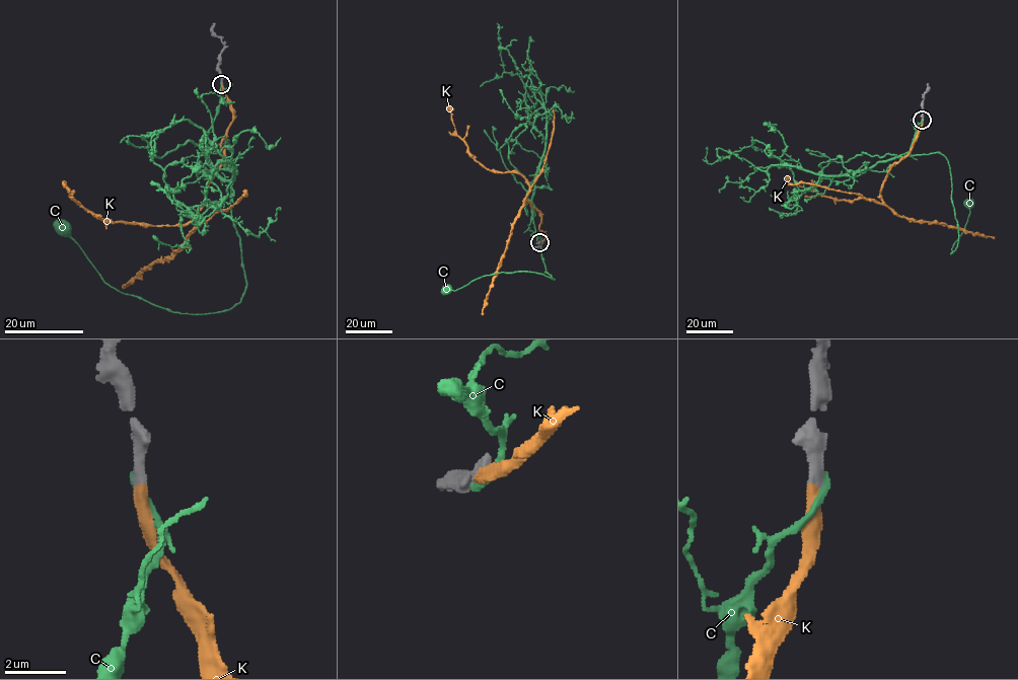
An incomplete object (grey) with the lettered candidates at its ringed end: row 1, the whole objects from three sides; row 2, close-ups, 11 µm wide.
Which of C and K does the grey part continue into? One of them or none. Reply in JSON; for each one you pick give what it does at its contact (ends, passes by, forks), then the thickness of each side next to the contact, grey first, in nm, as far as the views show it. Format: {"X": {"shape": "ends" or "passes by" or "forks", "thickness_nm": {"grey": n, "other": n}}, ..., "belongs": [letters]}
{"K": {"shape": "ends", "thickness_nm": {"grey": 400, "other": 400}}, "belongs": ["K"]}

